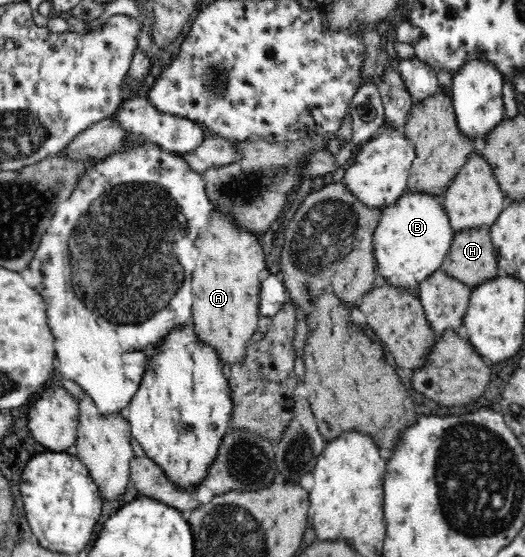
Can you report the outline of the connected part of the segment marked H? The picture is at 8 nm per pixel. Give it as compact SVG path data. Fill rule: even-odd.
M478 226L454 231L440 268L470 288L493 278L501 270L498 268L490 227Z

